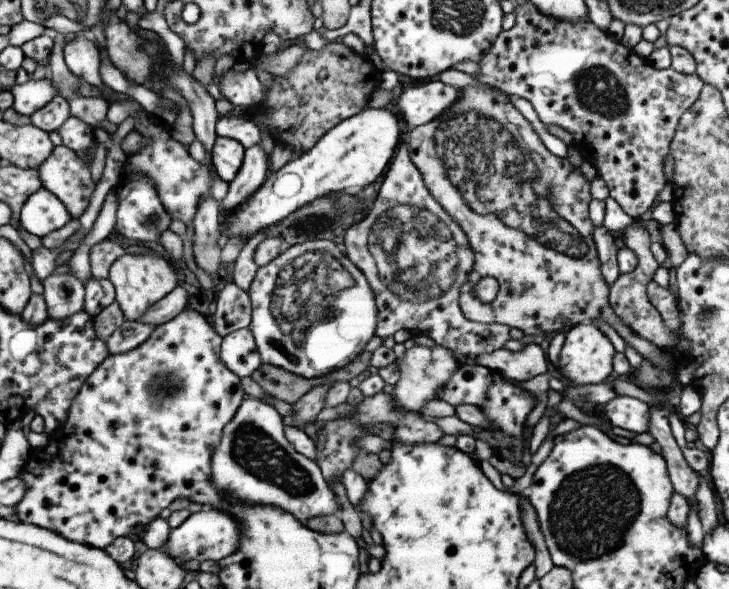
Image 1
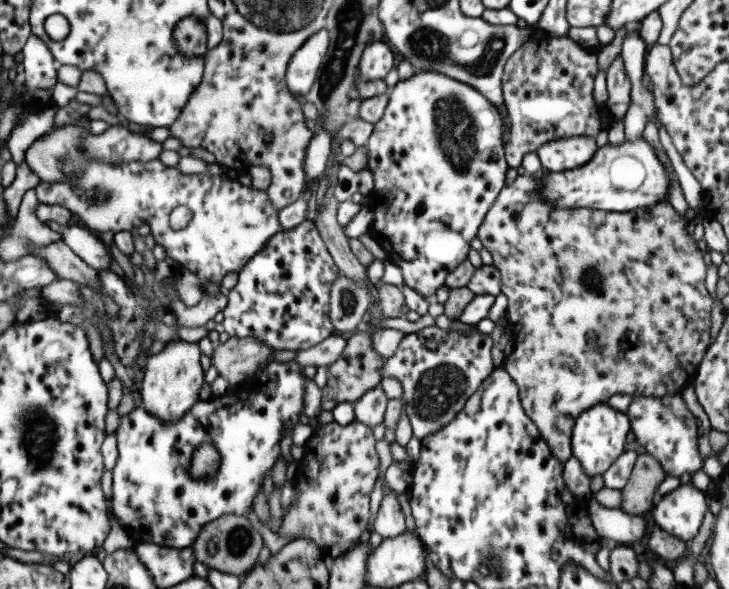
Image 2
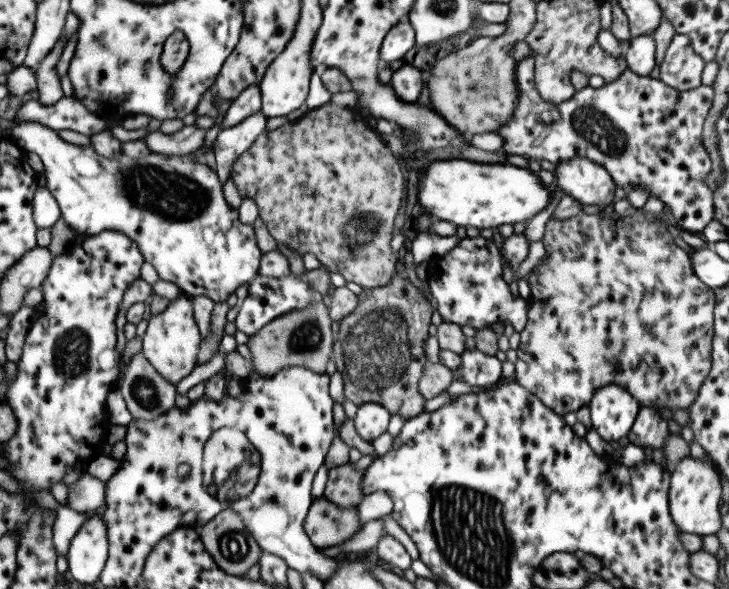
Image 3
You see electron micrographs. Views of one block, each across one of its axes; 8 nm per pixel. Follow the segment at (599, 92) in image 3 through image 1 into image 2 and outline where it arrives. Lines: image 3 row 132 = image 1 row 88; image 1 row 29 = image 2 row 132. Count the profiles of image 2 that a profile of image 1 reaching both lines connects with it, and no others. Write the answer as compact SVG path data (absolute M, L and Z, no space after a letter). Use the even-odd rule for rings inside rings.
M549 37L549 40L539 40L539 42L524 42L515 52L507 58L505 62L502 76L501 76L501 97L503 97L503 108L507 111L507 124L502 124L502 129L509 127L507 132L507 142L503 143L504 159L506 160L507 166L511 169L515 169L521 164L521 157L527 154L527 152L535 152L537 147L547 143L553 139L559 139L561 137L571 137L577 135L587 135L588 137L595 137L600 130L609 130L609 127L613 121L611 114L606 110L605 104L597 104L593 100L591 92L593 91L593 78L595 78L597 70L595 52L590 48L585 48L568 37L565 38L553 38Z

